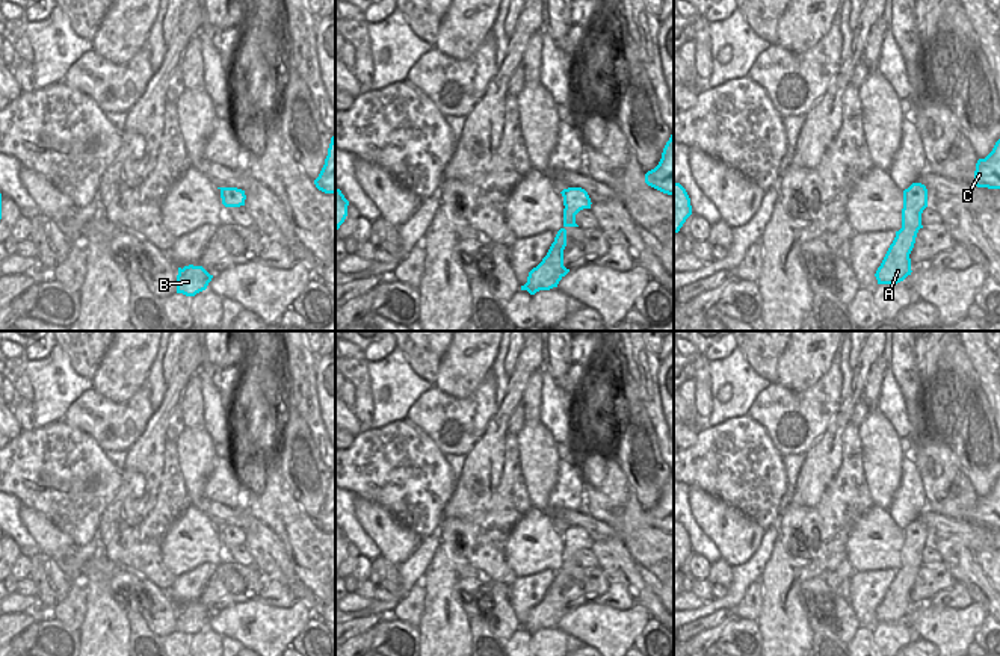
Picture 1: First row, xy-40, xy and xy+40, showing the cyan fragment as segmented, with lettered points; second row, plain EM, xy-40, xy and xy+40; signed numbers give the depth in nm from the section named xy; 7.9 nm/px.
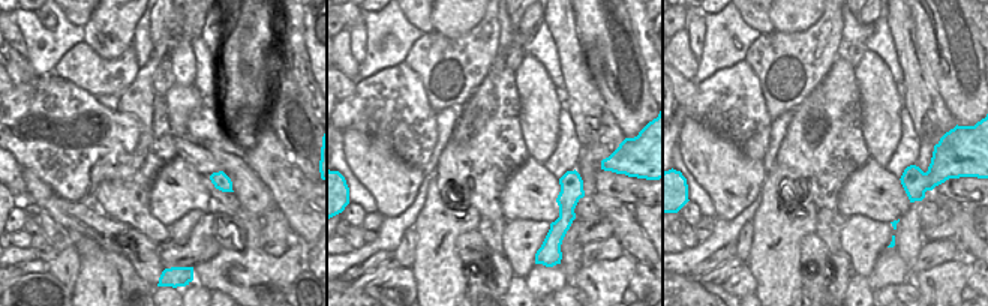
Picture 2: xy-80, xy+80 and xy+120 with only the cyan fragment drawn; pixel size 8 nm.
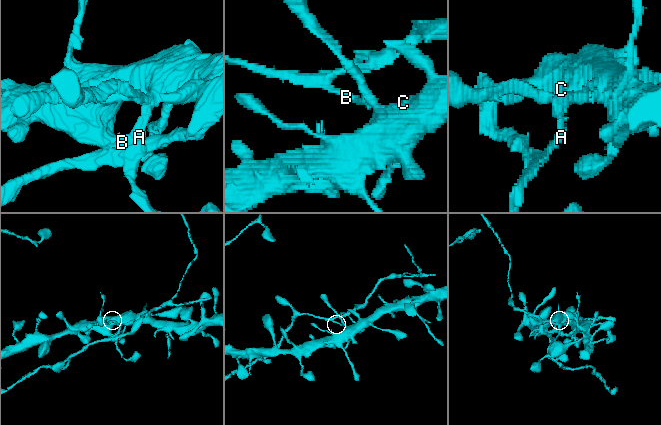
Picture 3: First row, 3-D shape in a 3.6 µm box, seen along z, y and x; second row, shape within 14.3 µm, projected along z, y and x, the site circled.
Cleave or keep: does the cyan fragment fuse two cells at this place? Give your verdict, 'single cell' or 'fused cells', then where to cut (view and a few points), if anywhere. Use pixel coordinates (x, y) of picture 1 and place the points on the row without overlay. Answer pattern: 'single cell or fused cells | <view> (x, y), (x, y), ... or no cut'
fused cells | xy+40 (902, 563), (917, 569)

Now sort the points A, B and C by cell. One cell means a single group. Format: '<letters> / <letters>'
A B / C

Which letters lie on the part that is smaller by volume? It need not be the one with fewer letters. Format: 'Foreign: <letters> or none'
Foreign: A, B.

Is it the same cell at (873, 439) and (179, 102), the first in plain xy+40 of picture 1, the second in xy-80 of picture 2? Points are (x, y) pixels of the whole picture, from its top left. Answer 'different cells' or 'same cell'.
same cell

